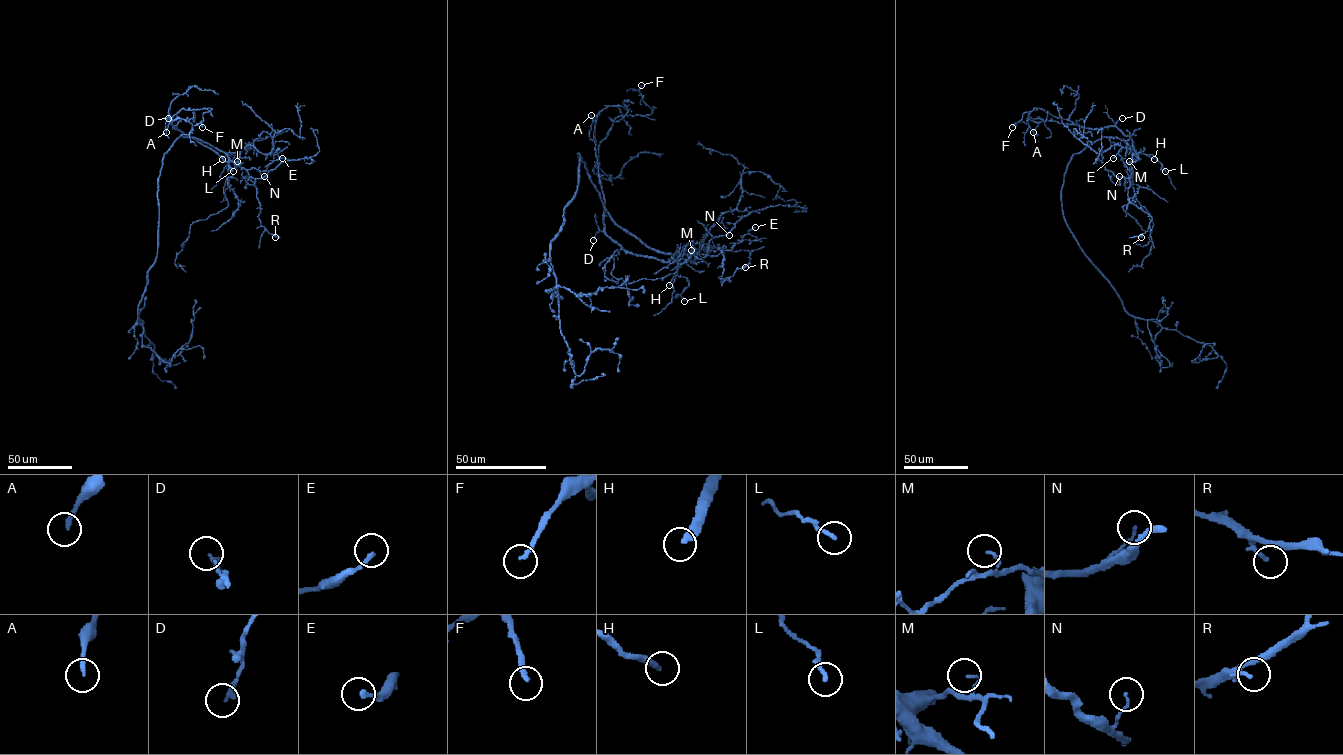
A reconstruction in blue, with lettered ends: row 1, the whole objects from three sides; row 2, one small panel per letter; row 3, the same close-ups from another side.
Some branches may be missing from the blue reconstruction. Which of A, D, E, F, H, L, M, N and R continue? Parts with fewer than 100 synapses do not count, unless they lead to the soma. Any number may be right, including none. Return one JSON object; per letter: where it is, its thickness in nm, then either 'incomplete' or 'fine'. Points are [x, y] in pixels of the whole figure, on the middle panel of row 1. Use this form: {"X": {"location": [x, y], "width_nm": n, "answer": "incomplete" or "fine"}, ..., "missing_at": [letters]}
{"A": {"location": [591, 115], "width_nm": 200, "answer": "fine"}, "D": {"location": [593, 240], "width_nm": 200, "answer": "fine"}, "E": {"location": [755, 227], "width_nm": 180, "answer": "fine"}, "F": {"location": [641, 85], "width_nm": 200, "answer": "fine"}, "H": {"location": [669, 285], "width_nm": 260, "answer": "incomplete"}, "L": {"location": [684, 301], "width_nm": 180, "answer": "fine"}, "M": {"location": [691, 250], "width_nm": 100, "answer": "fine"}, "N": {"location": [729, 235], "width_nm": 80, "answer": "fine"}, "R": {"location": [745, 267], "width_nm": 160, "answer": "fine"}, "missing_at": ["H"]}

